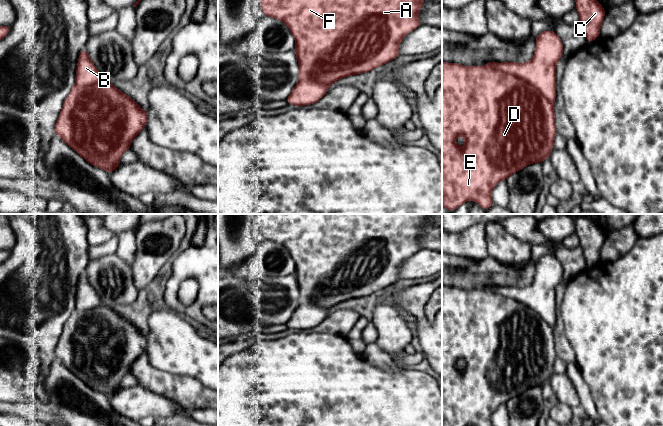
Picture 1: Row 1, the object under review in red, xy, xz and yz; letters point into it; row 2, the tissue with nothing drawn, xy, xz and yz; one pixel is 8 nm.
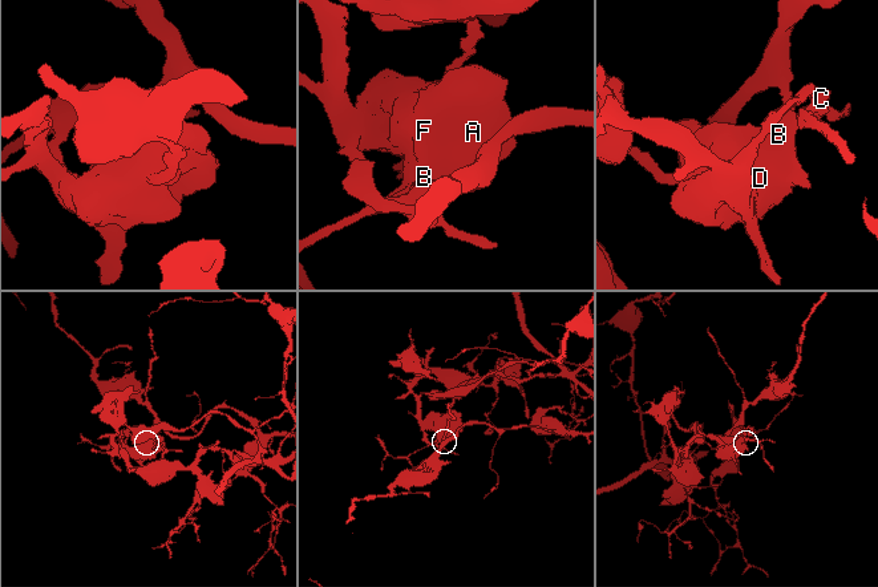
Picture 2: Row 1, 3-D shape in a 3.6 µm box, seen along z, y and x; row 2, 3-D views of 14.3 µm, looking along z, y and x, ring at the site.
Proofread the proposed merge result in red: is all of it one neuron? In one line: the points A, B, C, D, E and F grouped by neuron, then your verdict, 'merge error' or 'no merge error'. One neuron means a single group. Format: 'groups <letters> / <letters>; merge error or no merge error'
groups A B C D E F; no merge error

